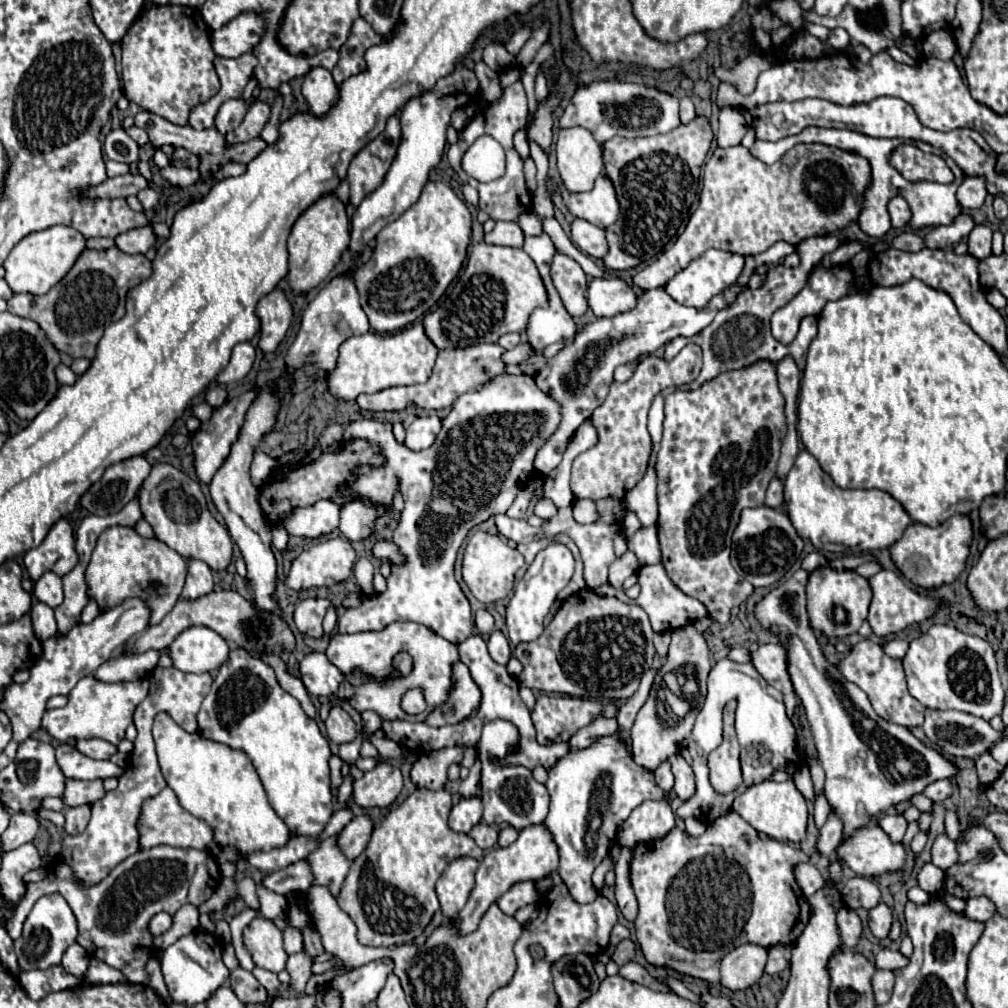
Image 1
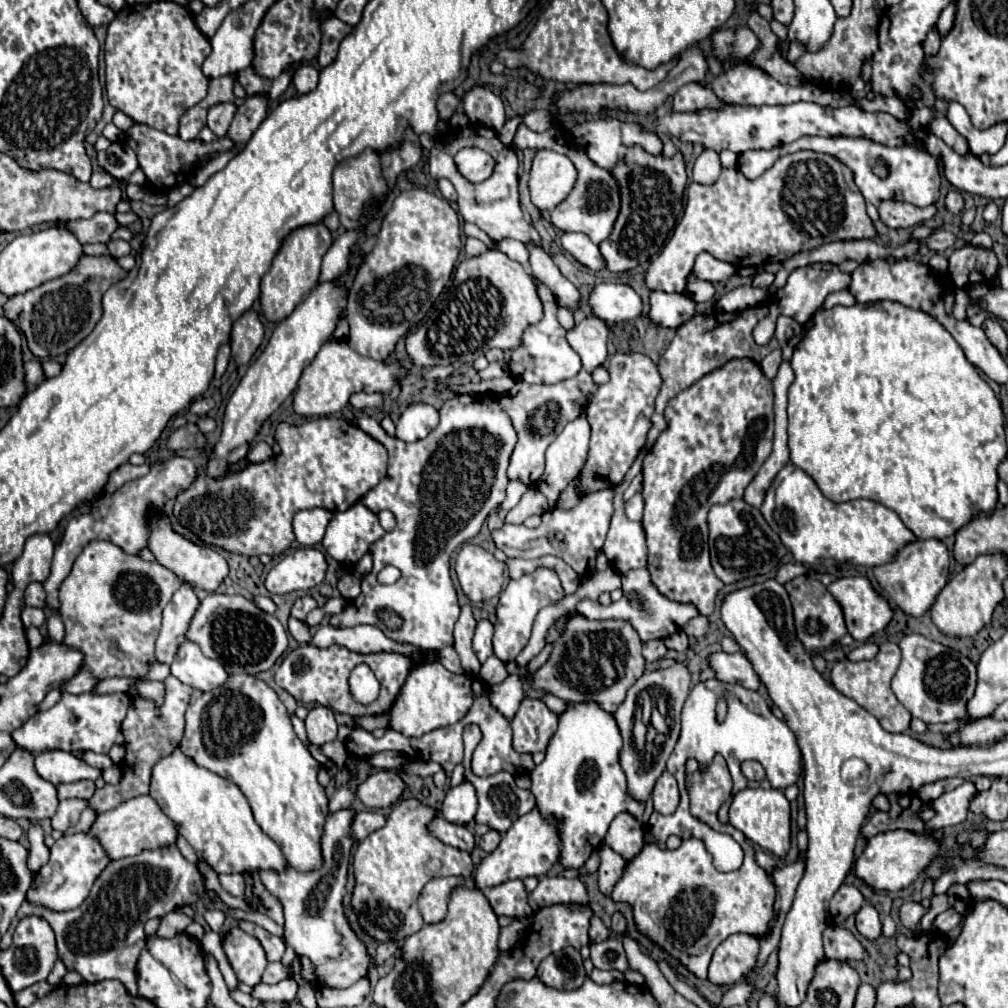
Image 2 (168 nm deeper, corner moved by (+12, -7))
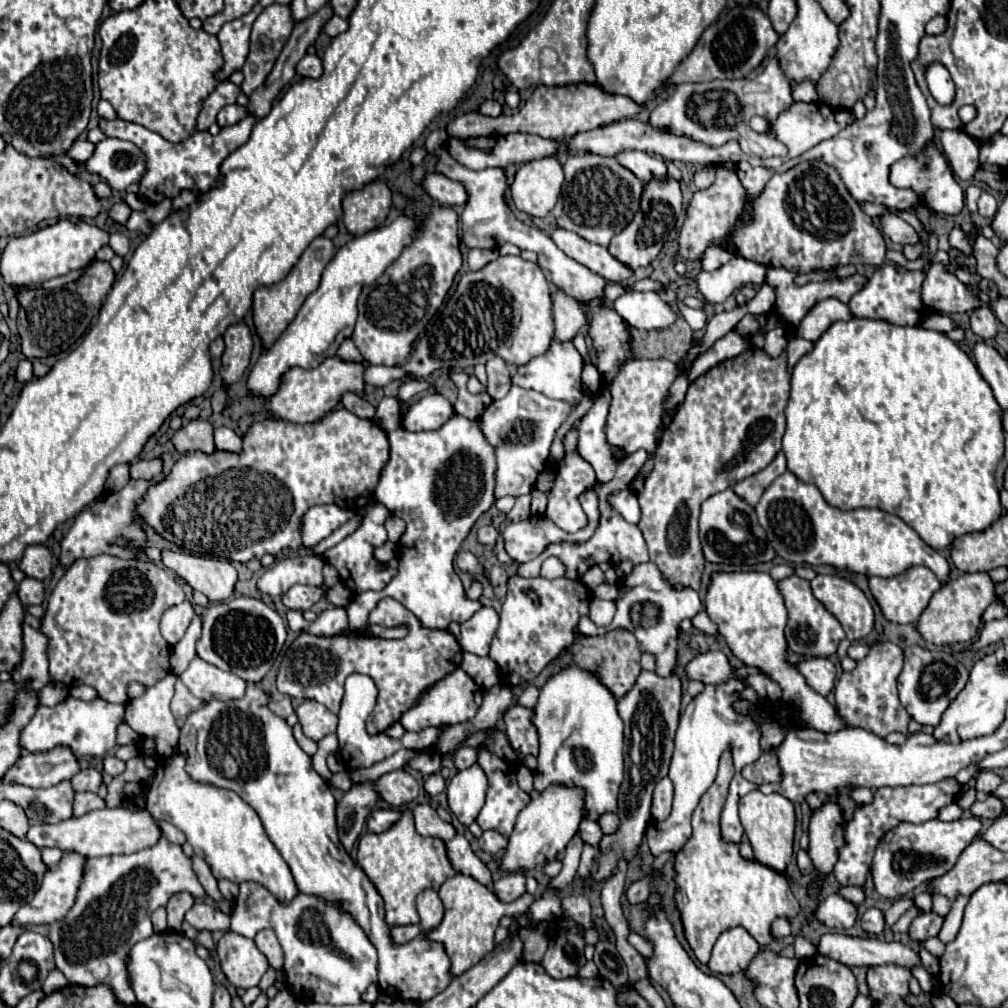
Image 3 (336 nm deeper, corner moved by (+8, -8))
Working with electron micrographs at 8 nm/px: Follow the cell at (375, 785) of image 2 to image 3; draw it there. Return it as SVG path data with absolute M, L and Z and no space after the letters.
M403 769L385 773L383 777L379 777L375 781L373 789L379 793L379 797L383 801L387 801L389 805L395 805L395 807L411 803L413 799L417 799L417 793L419 793L417 781Z

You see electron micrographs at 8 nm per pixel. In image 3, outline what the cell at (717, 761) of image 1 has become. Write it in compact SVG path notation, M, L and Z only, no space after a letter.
M727 750L721 755L715 783L701 797L692 814L691 839L675 855L673 863L677 879L675 905L681 913L685 939L701 963L709 961L711 949L723 931L745 927L761 947L767 947L773 939L769 931L771 921L779 917L781 911L799 911L799 903L789 889L789 879L783 873L775 873L757 861L743 859L739 843L727 843L721 837L719 815L723 811L733 773L731 752Z

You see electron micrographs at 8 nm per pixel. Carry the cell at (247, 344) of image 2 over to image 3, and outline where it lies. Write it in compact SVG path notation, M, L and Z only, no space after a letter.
M237 323L225 331L223 339L225 339L225 353L223 353L221 375L223 381L231 385L239 381L245 369L249 367L253 353L253 335L245 323Z

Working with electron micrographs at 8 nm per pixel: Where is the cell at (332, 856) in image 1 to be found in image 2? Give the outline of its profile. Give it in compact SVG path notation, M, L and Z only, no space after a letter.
M343 808L327 816L325 832L321 838L323 848L323 868L315 872L297 872L295 868L287 866L283 872L269 872L261 870L259 878L267 892L271 892L283 904L283 940L287 946L295 950L297 956L305 956L311 960L317 986L321 988L349 988L357 980L369 974L371 956L367 946L357 938L353 932L345 910L343 910L343 896L347 884L347 866L349 856L353 850L353 836L351 836L351 820L355 812L351 808Z

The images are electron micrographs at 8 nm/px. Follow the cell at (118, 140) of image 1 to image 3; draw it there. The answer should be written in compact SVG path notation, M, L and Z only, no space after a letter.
M105 139L97 143L93 157L87 161L87 169L101 175L111 189L125 191L145 173L145 157L129 141Z

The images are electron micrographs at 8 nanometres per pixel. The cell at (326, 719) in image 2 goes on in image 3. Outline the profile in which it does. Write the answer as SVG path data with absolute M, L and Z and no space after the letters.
M303 701L295 711L299 715L299 723L303 725L303 733L313 741L337 731L337 715L317 701Z

